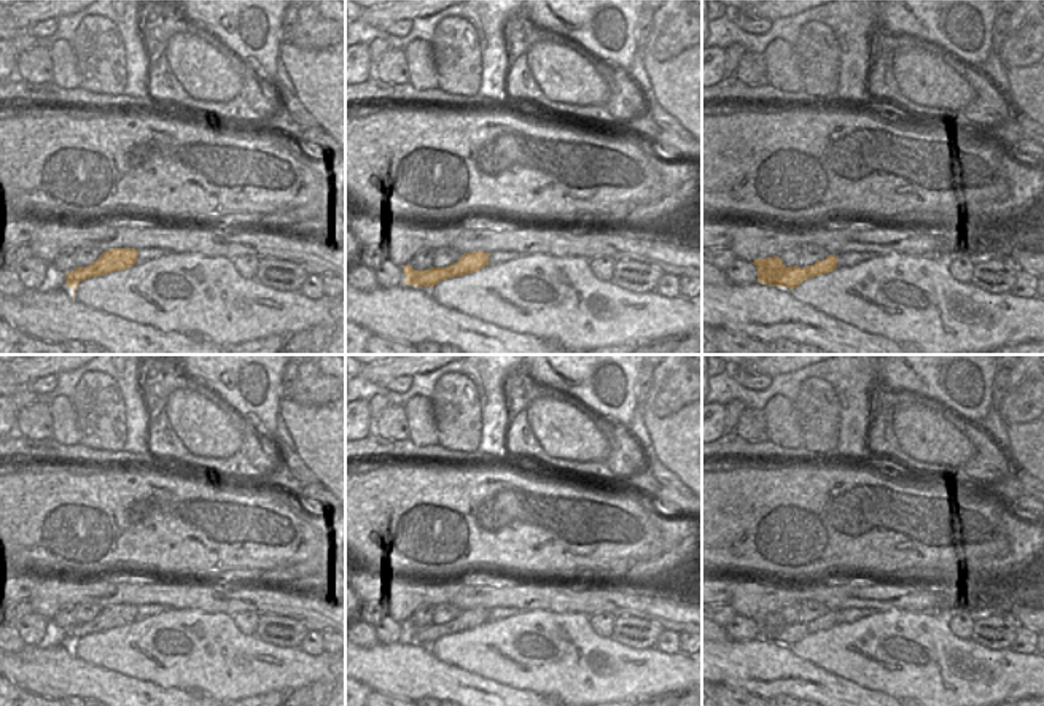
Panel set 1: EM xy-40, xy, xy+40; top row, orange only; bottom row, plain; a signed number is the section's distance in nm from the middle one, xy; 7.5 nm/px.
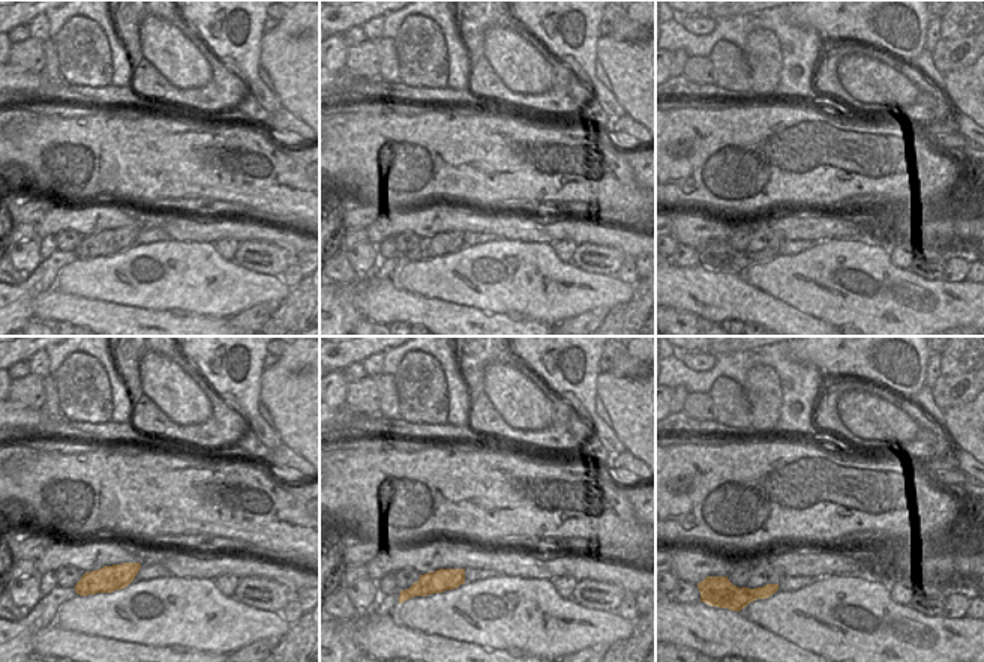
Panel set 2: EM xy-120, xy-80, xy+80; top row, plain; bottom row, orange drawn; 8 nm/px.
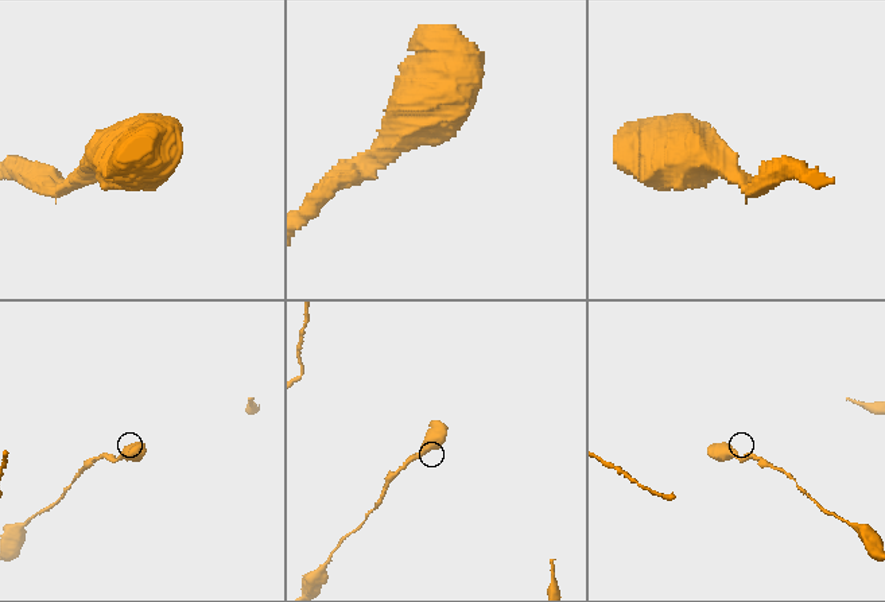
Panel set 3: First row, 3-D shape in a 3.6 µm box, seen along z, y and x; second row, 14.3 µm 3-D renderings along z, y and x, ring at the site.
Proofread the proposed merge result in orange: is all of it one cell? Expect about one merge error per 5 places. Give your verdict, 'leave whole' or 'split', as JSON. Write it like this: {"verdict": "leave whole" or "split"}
{"verdict": "leave whole"}

